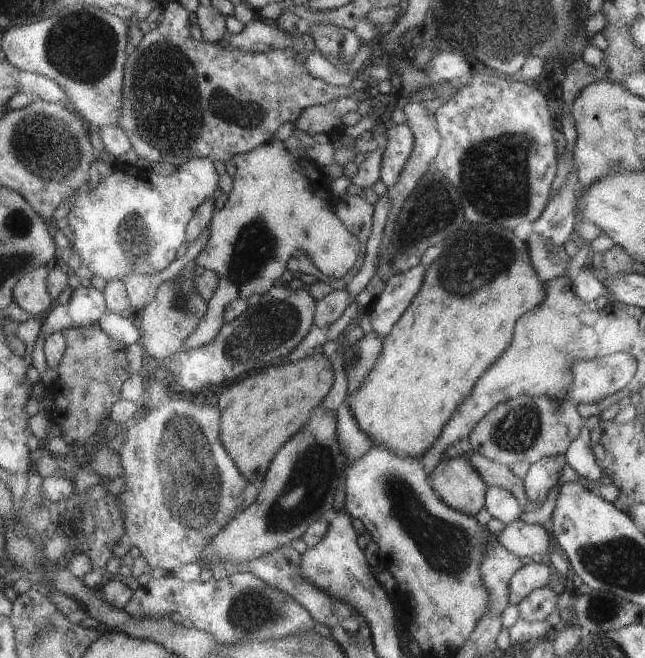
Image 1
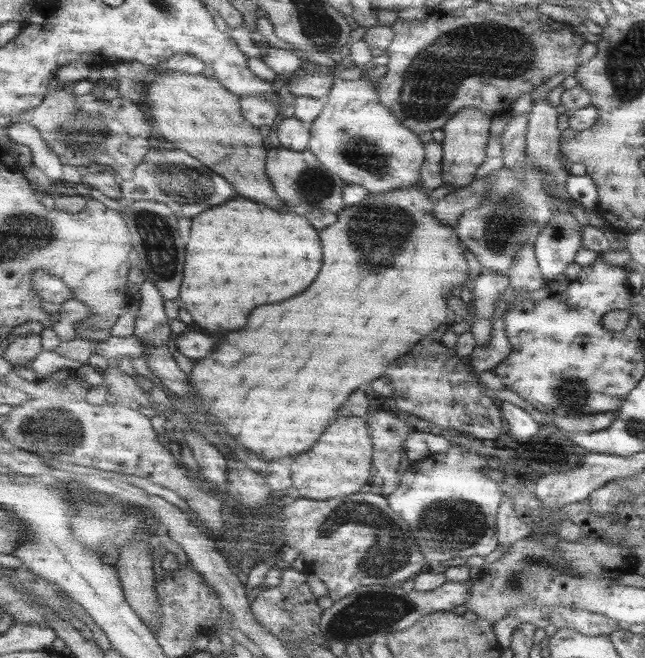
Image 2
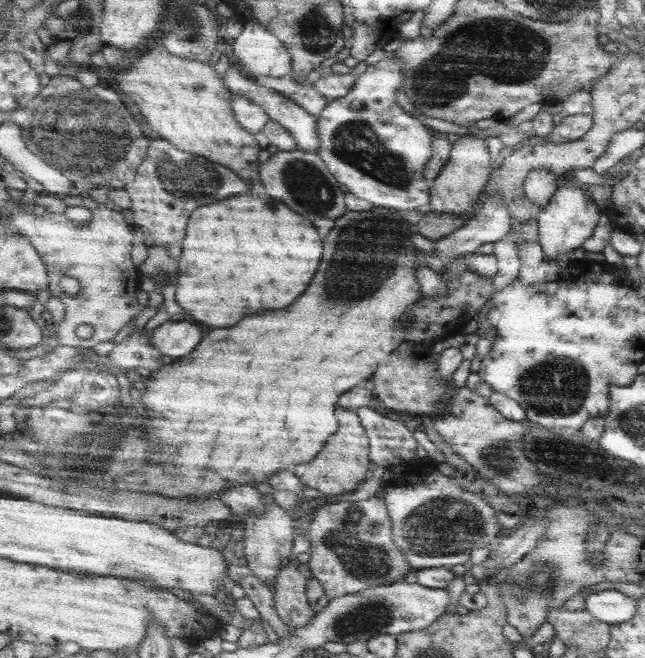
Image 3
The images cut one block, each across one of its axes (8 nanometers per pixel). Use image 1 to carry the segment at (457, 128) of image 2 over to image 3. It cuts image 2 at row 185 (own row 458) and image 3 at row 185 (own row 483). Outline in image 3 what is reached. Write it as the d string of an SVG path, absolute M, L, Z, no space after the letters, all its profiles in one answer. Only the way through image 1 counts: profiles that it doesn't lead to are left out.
M473 134L461 136L459 142L453 146L453 154L449 164L439 174L435 182L431 182L431 208L433 212L449 212L449 214L463 214L477 208L481 194L493 174L493 154L489 150L489 142L477 138Z

